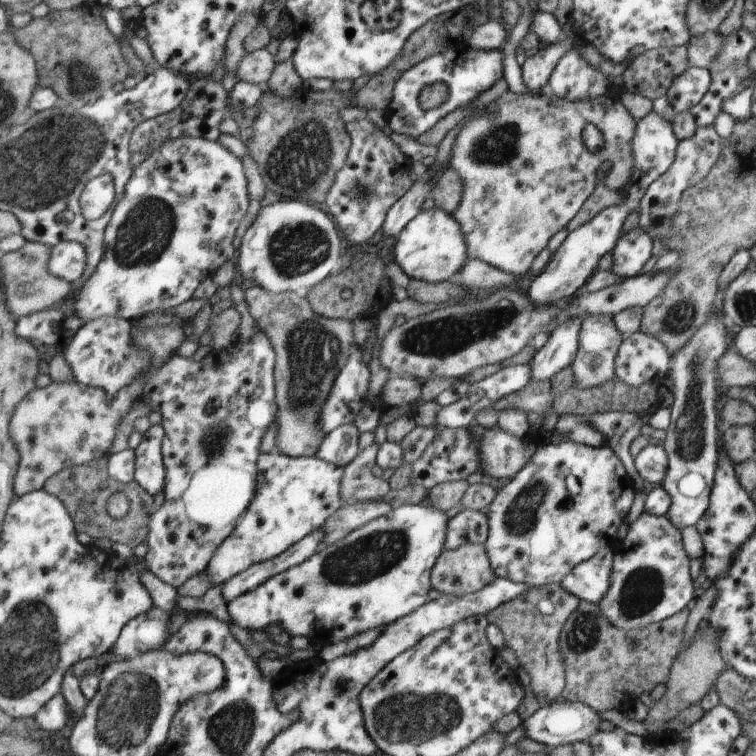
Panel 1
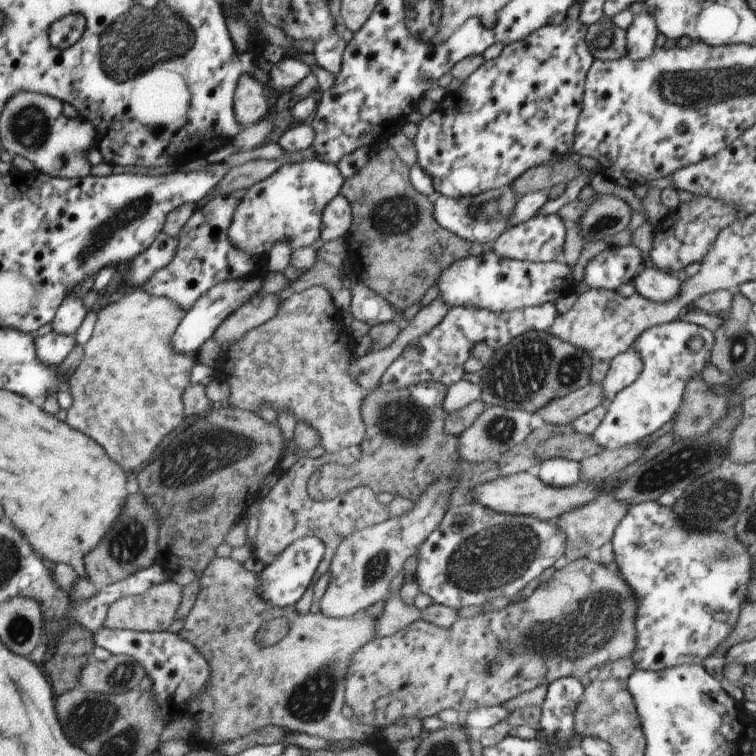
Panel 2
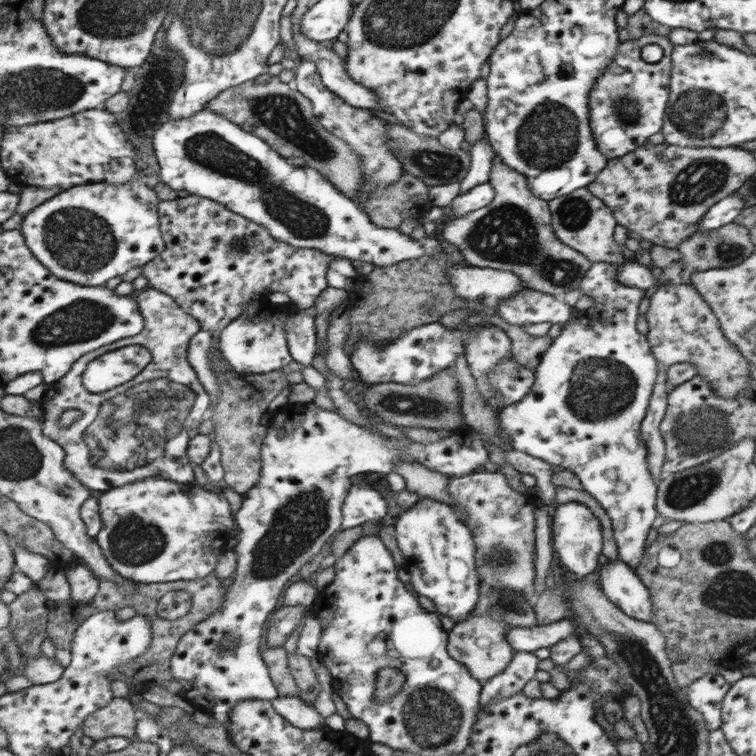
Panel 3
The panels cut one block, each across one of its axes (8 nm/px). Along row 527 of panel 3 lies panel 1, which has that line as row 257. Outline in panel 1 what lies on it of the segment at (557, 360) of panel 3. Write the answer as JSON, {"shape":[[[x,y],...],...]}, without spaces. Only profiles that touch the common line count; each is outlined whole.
{"shape":[[[640,226],[624,233],[613,252],[612,272],[620,278],[631,279],[640,274],[642,266],[652,256],[652,238]]]}

